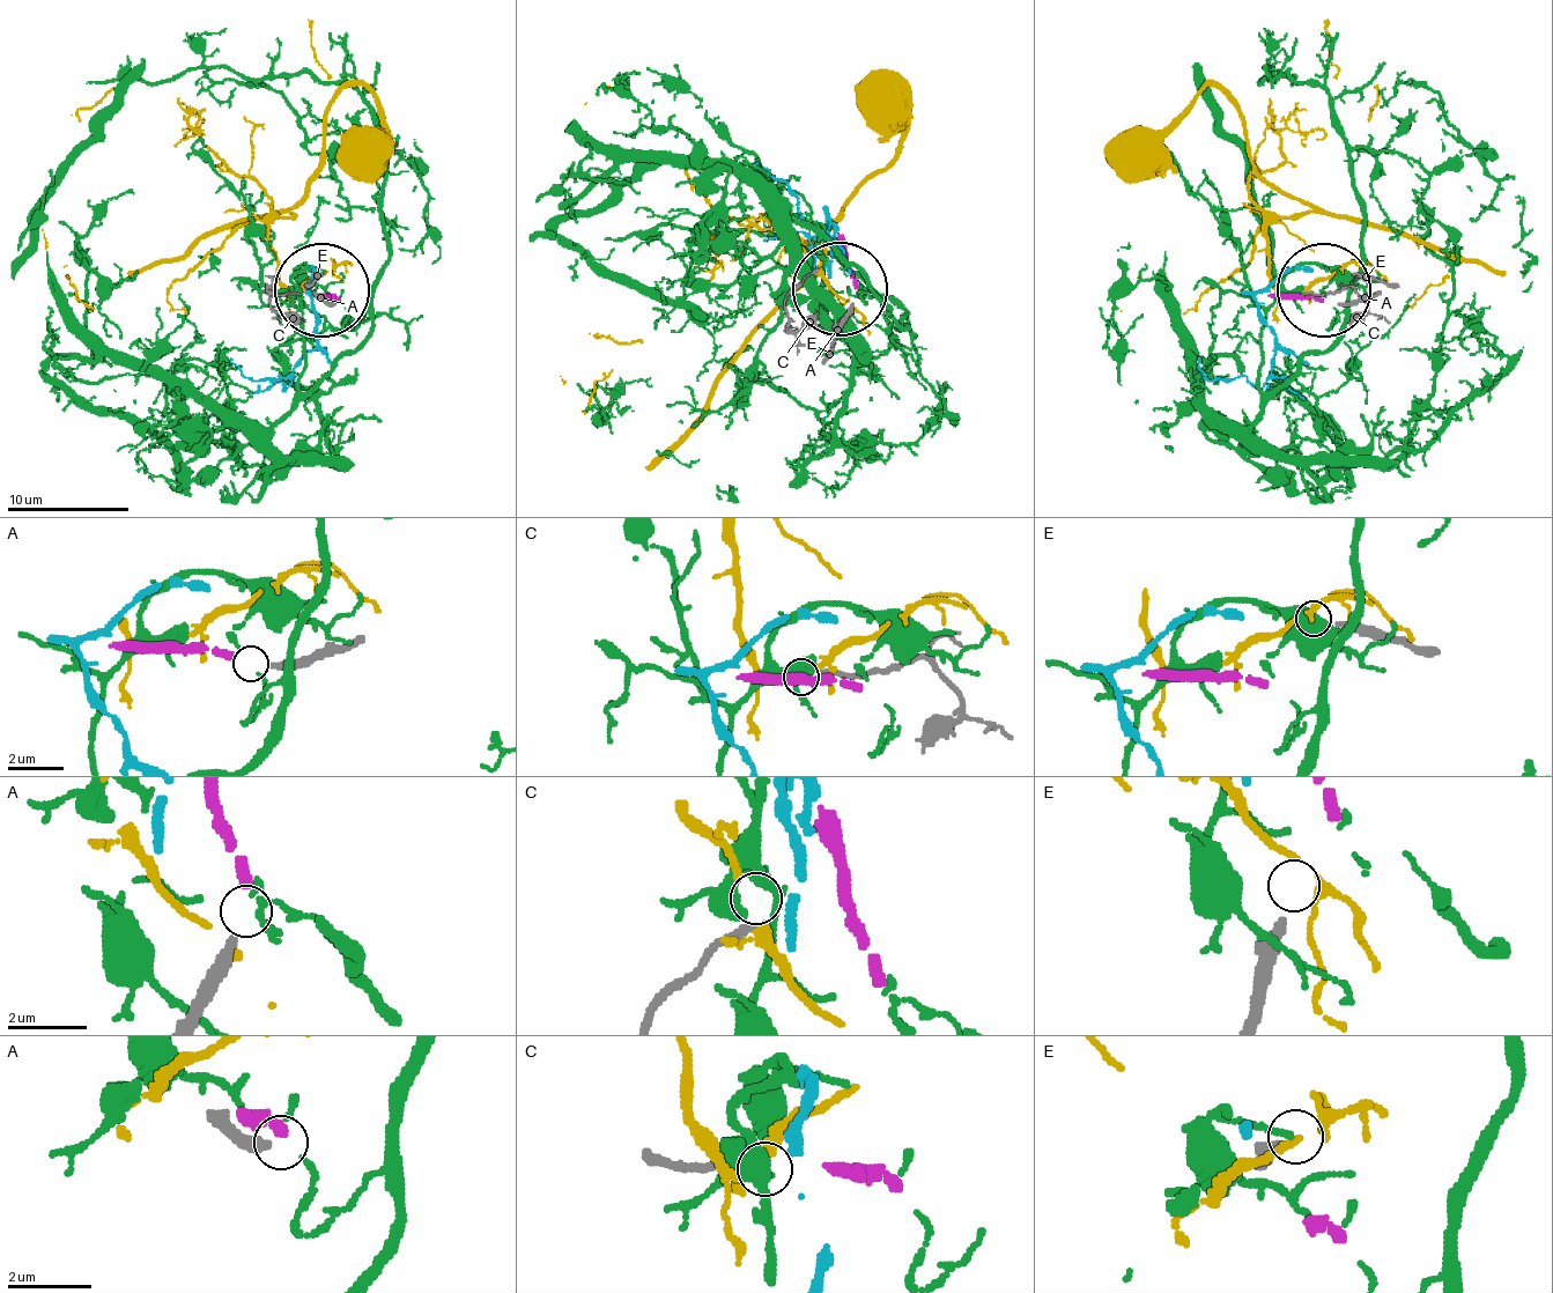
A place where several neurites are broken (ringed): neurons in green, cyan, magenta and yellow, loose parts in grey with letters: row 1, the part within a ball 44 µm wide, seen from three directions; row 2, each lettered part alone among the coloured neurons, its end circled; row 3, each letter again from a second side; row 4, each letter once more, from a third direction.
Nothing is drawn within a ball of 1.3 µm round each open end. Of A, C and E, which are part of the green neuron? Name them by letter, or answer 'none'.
C

